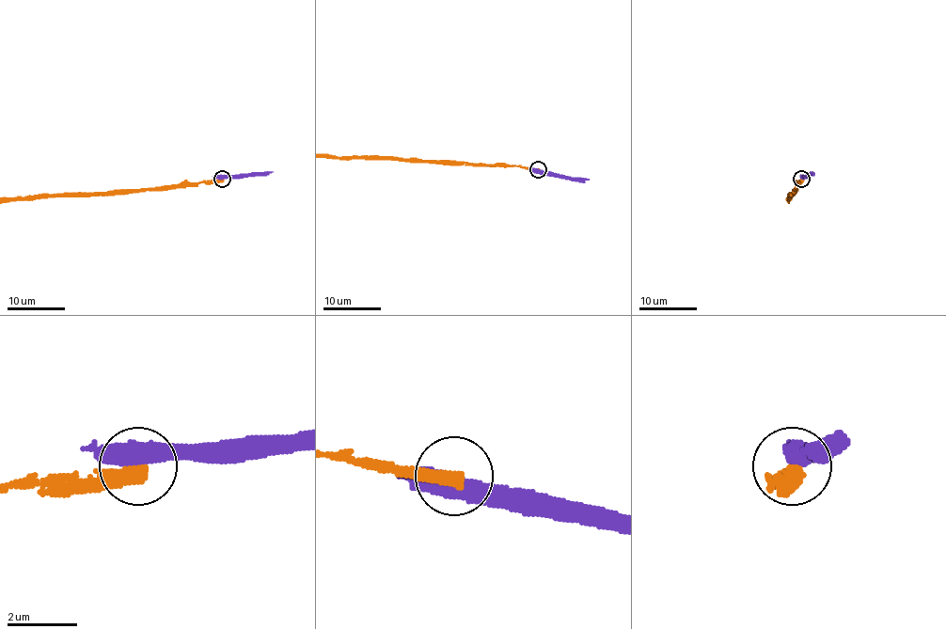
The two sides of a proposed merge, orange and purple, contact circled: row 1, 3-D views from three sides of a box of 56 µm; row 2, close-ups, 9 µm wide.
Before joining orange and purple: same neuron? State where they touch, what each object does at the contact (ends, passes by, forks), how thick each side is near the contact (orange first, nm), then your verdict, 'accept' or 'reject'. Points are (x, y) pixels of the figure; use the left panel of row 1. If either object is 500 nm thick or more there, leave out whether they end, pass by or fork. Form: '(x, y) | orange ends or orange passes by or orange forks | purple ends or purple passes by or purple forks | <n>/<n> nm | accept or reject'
(222, 179) | 360/550 nm | reject

